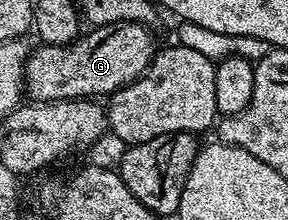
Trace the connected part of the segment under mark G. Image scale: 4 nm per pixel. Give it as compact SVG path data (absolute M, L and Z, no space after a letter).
M119 21L113 25L98 25L91 31L72 42L71 45L41 44L40 49L33 48L28 60L24 62L24 83L26 93L33 101L66 101L69 99L104 99L126 87L132 81L143 77L148 64L158 52L158 44L152 38L153 30L136 21Z

